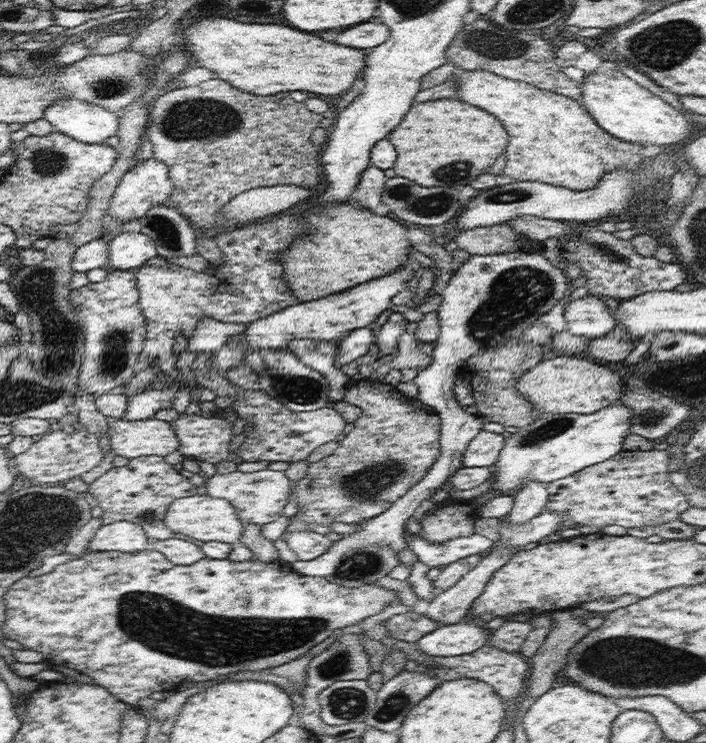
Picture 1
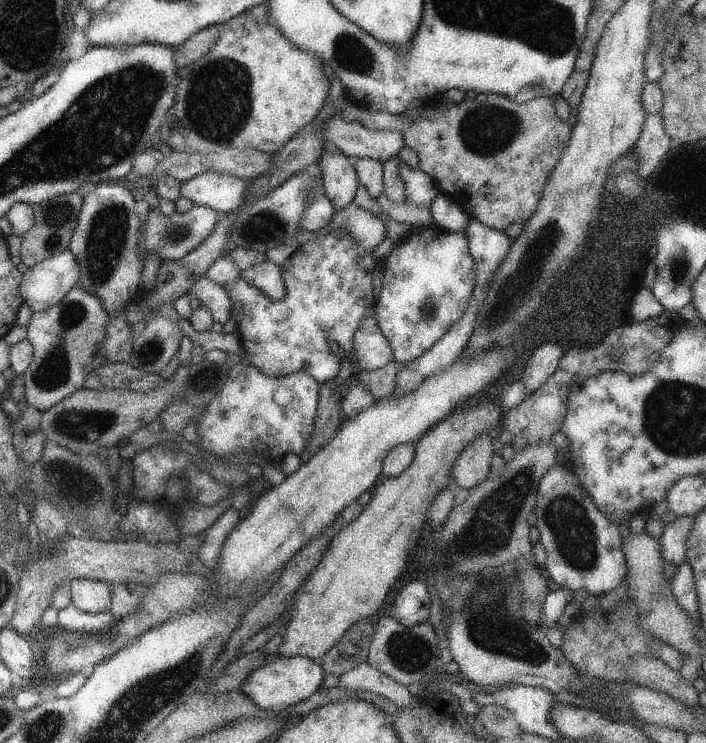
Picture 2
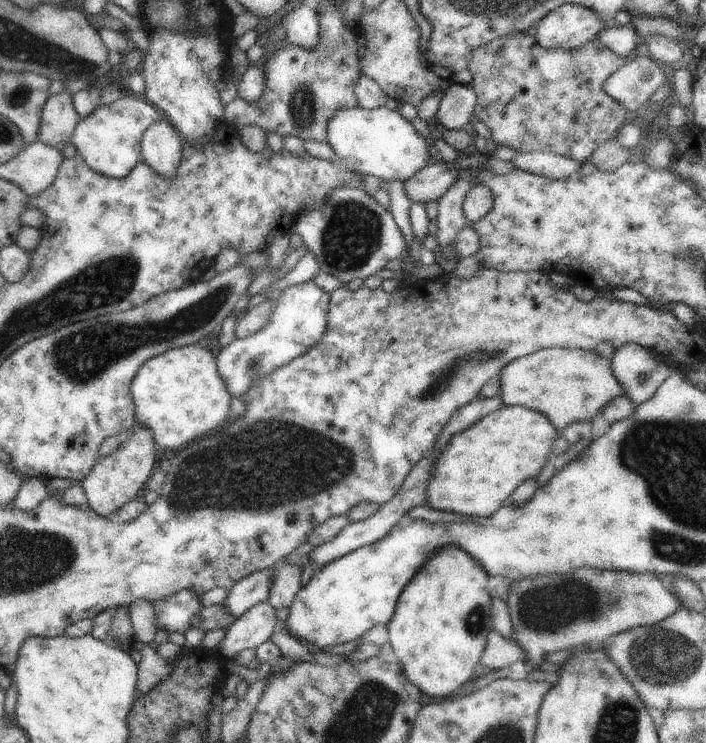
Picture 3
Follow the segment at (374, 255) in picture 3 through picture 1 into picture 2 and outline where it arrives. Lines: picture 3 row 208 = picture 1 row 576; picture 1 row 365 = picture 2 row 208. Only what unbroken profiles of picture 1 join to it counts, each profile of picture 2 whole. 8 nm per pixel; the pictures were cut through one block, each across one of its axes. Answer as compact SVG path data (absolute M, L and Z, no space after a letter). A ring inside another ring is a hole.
M444 193L430 206L430 215L434 223L439 225L443 232L459 233L466 232L469 226L470 216L452 198Z

